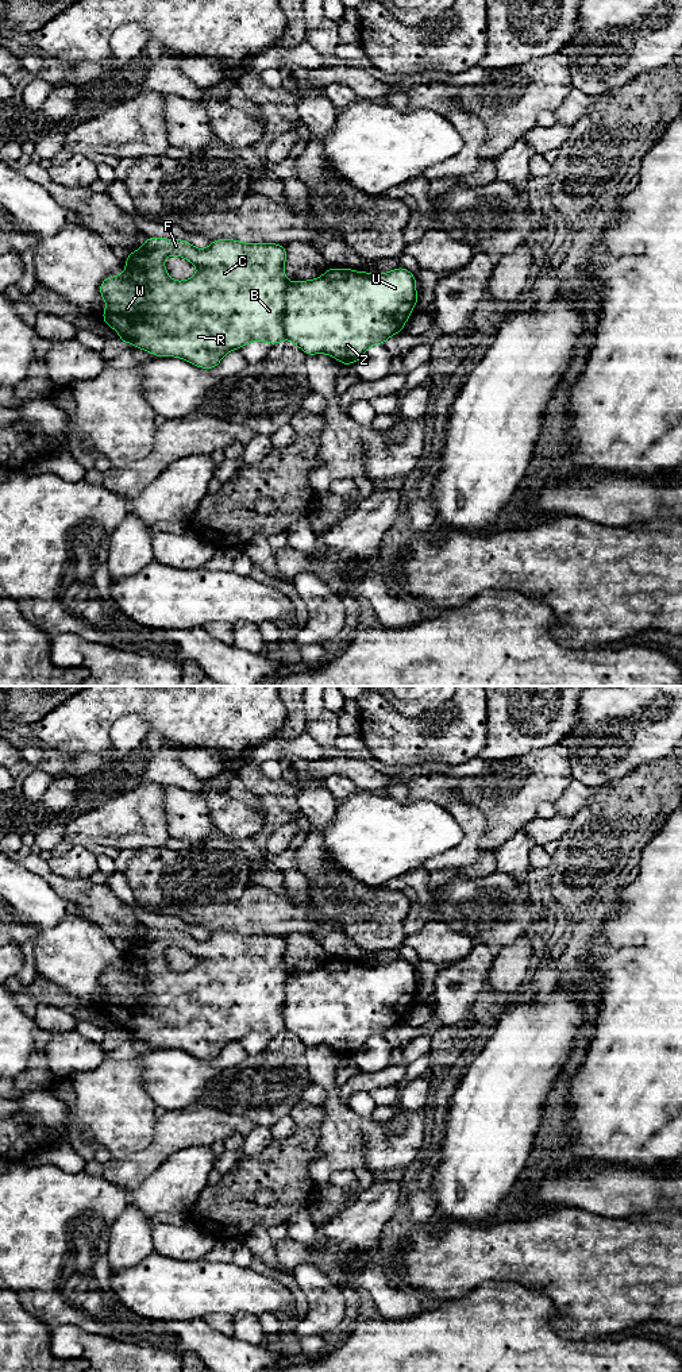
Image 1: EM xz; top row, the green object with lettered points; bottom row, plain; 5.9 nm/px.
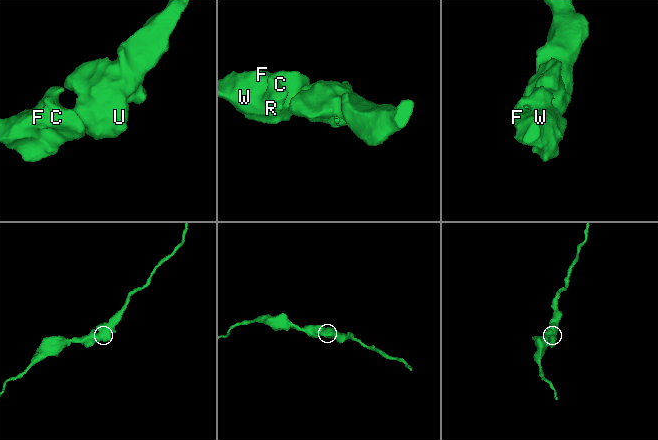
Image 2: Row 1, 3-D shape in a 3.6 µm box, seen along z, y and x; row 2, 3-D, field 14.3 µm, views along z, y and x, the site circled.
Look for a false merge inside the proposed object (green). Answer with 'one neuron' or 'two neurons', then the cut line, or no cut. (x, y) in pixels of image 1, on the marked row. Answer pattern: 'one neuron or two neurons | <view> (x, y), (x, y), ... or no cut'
two neurons | xz (291, 282), (285, 291), (282, 313), (285, 338)

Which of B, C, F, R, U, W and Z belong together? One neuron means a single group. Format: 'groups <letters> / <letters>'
groups B C F R W / U Z

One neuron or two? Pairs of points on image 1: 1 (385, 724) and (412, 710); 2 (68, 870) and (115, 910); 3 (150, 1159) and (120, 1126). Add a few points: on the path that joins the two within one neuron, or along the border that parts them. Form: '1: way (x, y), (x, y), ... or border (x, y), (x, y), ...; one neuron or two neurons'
1: border (386, 700), (405, 716), (423, 716); two neurons
2: border (47, 866), (56, 874), (65, 878), (88, 879); two neurons
3: border (157, 1121), (153, 1137), (142, 1148), (114, 1157); two neurons

